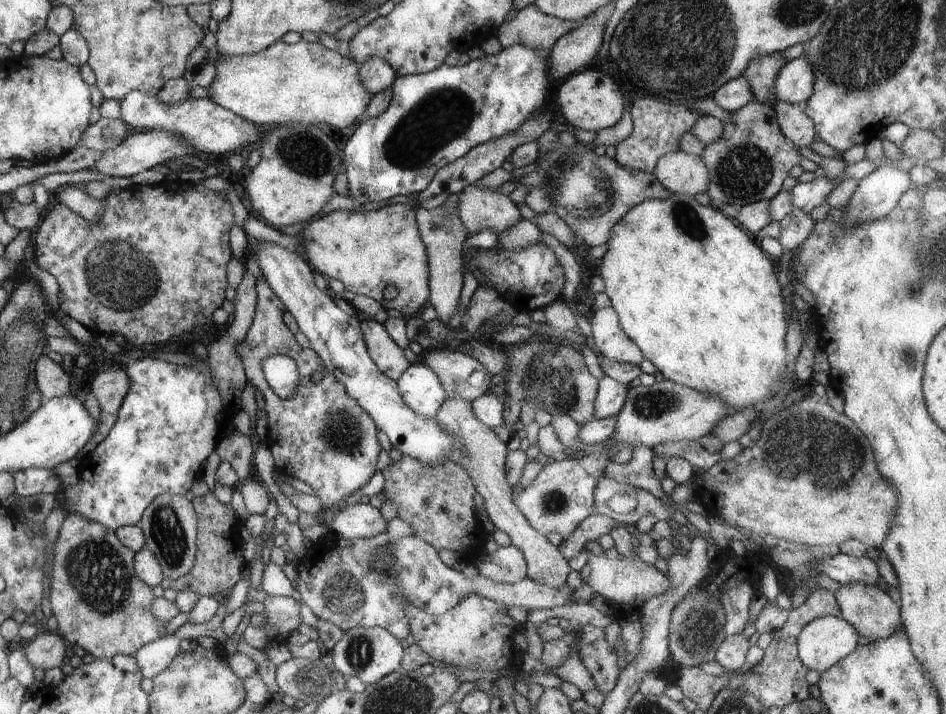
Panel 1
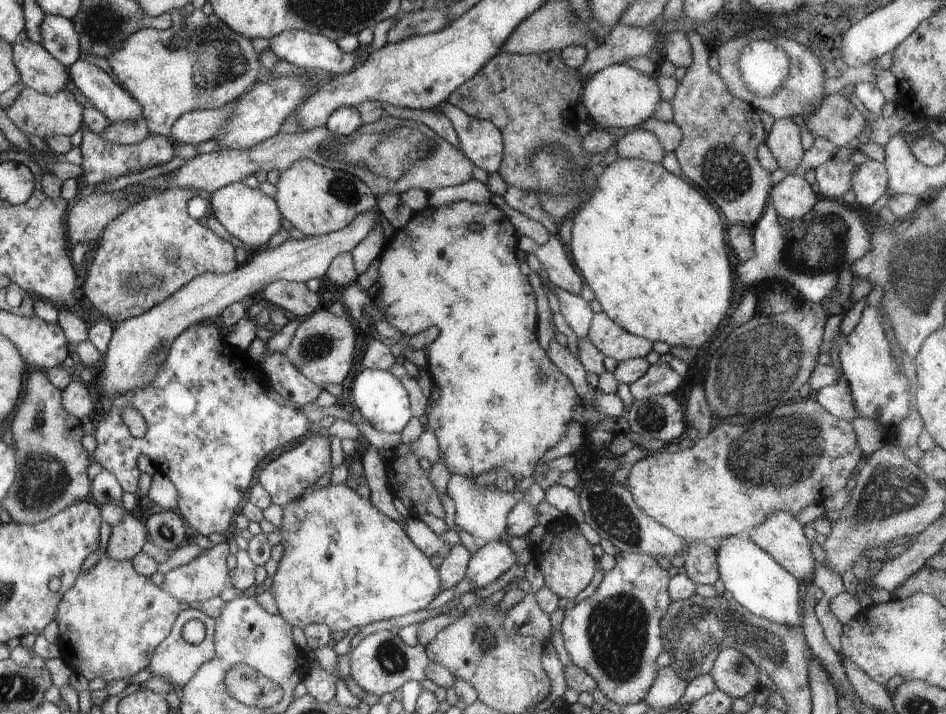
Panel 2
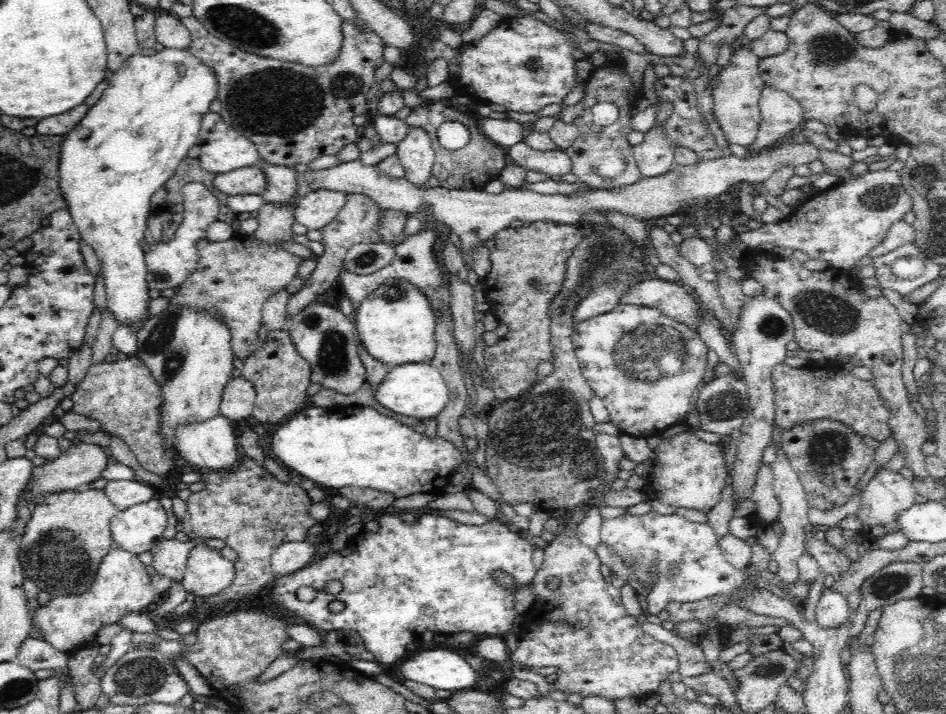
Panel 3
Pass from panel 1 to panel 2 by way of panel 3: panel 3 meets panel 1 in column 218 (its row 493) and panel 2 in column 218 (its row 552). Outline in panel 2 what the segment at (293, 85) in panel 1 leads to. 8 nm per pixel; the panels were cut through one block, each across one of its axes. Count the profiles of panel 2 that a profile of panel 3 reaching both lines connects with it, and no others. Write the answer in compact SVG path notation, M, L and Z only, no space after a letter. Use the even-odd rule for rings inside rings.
M193 10L187 18L181 18L167 30L143 28L131 34L125 40L123 48L107 56L107 62L115 80L119 80L123 90L127 90L139 102L145 126L151 136L169 136L175 120L187 112L223 108L225 104L241 98L253 88L259 74L257 52L253 52L249 40L227 28L215 14L205 16L201 10Z

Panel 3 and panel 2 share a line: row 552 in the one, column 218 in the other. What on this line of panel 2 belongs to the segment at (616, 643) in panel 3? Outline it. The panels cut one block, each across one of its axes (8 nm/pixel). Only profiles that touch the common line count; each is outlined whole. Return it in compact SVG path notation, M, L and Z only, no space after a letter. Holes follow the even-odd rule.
M227 542L203 550L191 562L167 572L161 590L179 602L207 602L227 586Z

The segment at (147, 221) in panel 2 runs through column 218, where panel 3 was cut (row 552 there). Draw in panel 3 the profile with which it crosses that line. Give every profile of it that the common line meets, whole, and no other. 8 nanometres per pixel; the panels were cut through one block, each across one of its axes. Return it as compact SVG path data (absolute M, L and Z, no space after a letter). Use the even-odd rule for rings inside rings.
M242 454L240 456L240 460L236 462L236 466L232 468L232 472L204 472L202 474L204 476L204 482L206 482L206 488L204 490L200 490L200 492L194 492L194 494L190 494L190 498L186 500L186 504L188 504L188 512L186 512L186 516L184 516L184 520L182 520L182 532L186 532L186 536L188 536L188 540L192 540L192 538L196 538L196 536L206 536L206 538L222 538L224 542L226 542L226 546L230 546L232 550L236 550L236 554L238 554L238 560L234 562L234 570L236 570L236 576L234 576L234 582L228 586L228 588L224 588L220 594L214 594L214 596L210 596L208 600L202 600L204 604L202 604L202 608L204 610L222 610L226 604L228 606L236 606L236 602L240 602L240 600L234 600L232 602L232 598L250 598L252 594L256 594L258 592L258 588L262 588L262 586L268 586L268 582L272 582L272 578L274 578L274 572L272 572L272 554L276 552L276 548L278 546L282 546L282 544L286 544L286 542L304 542L306 540L306 532L308 532L308 528L310 526L314 526L314 524L318 524L318 522L314 522L310 516L308 516L308 506L312 504L312 500L308 498L308 494L298 486L298 484L282 484L282 482L278 482L272 474L268 474L266 472L266 468L264 466L260 466L254 458L250 458L248 454Z

